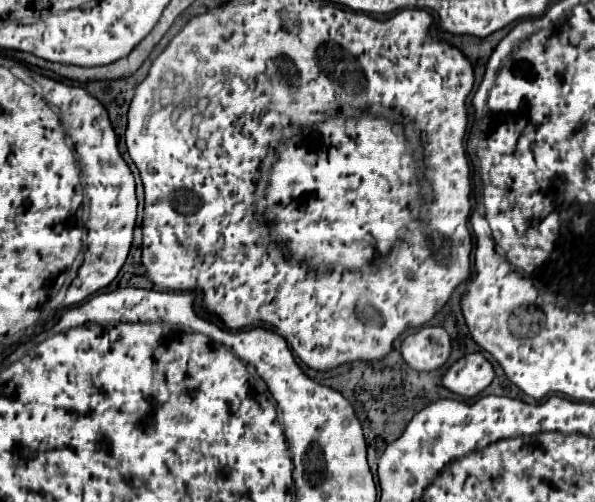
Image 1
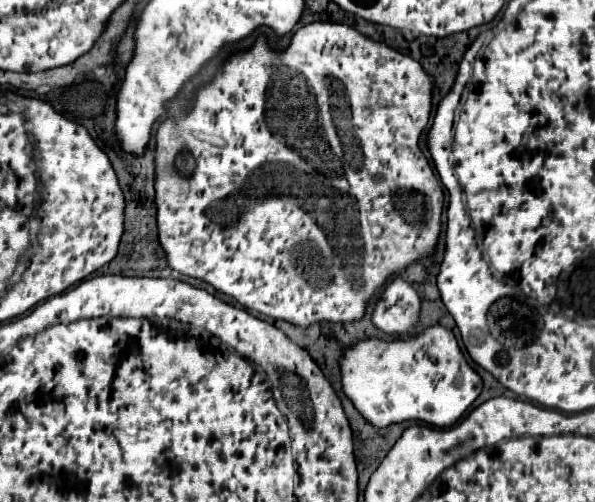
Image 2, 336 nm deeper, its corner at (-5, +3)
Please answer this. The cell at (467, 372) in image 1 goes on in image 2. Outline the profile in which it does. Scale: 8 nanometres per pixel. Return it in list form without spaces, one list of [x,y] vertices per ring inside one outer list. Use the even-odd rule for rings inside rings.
[[[443,326],[397,340],[365,338],[343,348],[339,358],[341,384],[355,410],[375,428],[415,420],[449,428],[481,394],[481,376],[465,360],[457,338]]]

